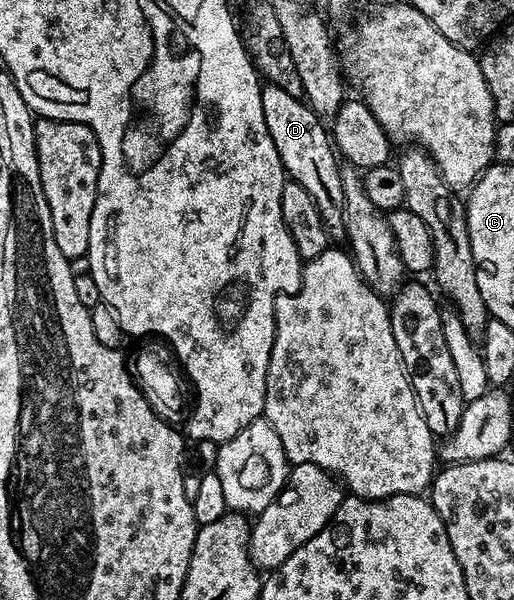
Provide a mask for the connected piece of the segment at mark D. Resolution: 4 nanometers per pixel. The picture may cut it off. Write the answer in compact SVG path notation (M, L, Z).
M266 83L261 94L261 108L269 136L277 147L286 175L305 187L321 214L328 235L339 240L346 237L344 226L344 188L341 186L342 169L330 133L322 120L304 99L289 94L283 87Z

